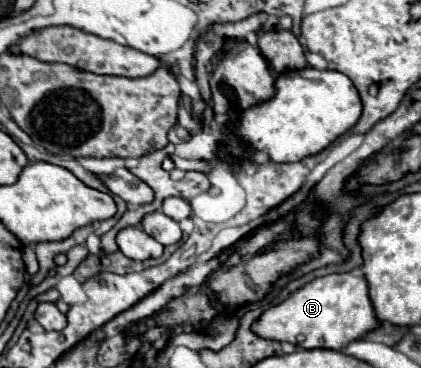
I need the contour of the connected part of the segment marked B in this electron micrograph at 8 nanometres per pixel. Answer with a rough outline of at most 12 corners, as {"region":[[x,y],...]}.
{"region":[[329,274],[253,330],[343,350],[381,326],[359,274]]}

